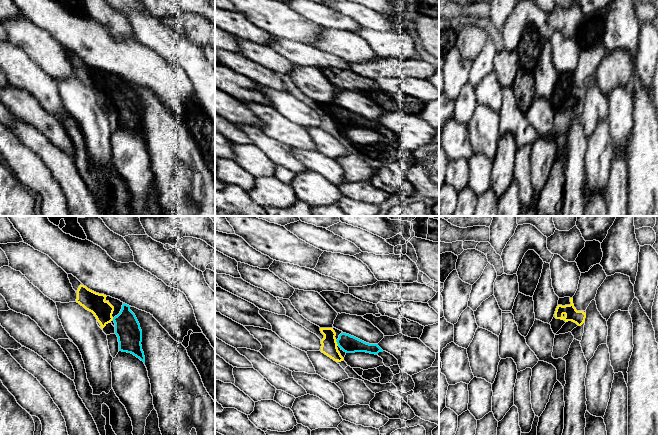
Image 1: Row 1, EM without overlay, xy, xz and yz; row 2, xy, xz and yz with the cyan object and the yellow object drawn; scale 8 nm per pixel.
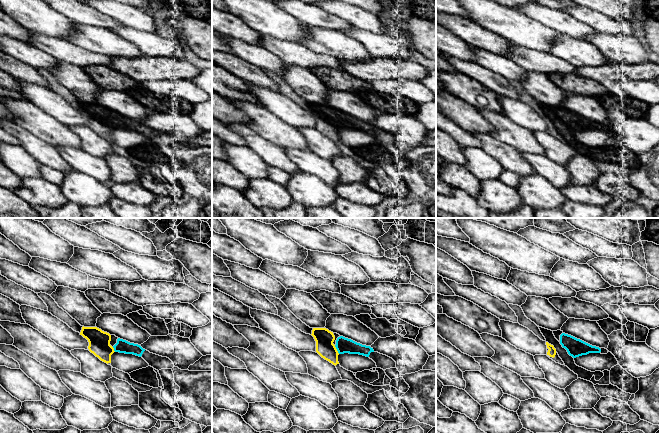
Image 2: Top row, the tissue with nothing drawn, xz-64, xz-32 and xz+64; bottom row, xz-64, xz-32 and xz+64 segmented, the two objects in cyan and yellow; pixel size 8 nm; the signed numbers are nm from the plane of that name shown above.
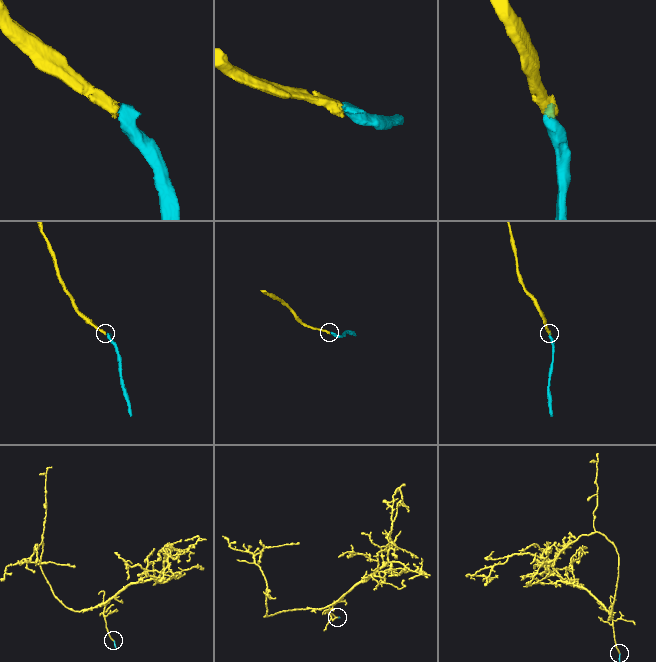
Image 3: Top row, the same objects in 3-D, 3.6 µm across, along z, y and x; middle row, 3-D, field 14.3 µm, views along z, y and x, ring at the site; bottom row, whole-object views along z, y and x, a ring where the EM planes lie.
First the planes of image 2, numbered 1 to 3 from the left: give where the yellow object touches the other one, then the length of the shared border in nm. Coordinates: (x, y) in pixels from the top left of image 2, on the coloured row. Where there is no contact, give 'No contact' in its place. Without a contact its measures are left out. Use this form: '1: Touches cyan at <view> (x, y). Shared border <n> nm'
1: Touches cyan at xz-64 (114, 349). Shared border 50 nm
2: Touches cyan at xz-32 (336, 348). Shared border 80 nm
3: No contact

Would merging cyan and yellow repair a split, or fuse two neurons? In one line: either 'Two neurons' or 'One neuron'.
One neuron

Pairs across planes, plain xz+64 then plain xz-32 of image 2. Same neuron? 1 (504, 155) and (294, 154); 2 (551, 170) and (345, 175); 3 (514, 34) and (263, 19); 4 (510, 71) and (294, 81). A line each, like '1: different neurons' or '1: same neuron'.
1: different neurons
2: different neurons
3: same neuron
4: different neurons

